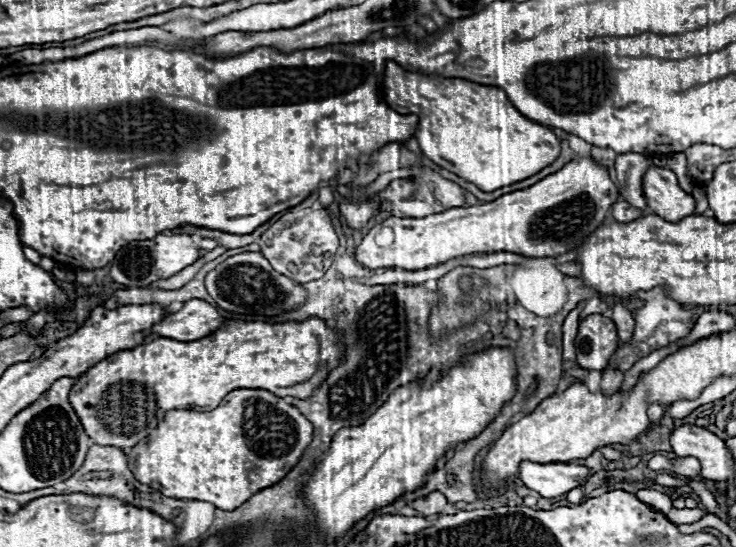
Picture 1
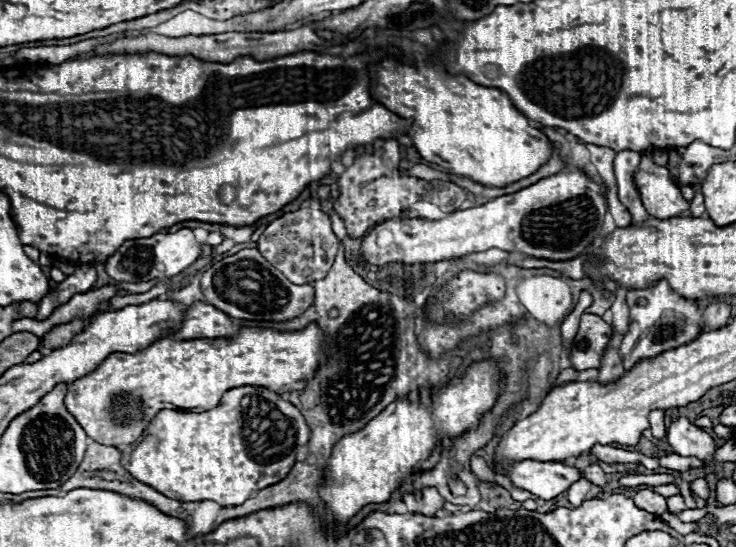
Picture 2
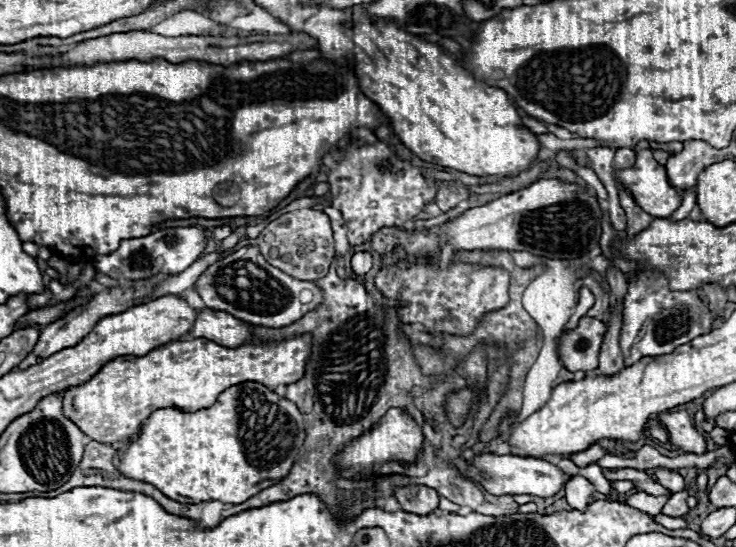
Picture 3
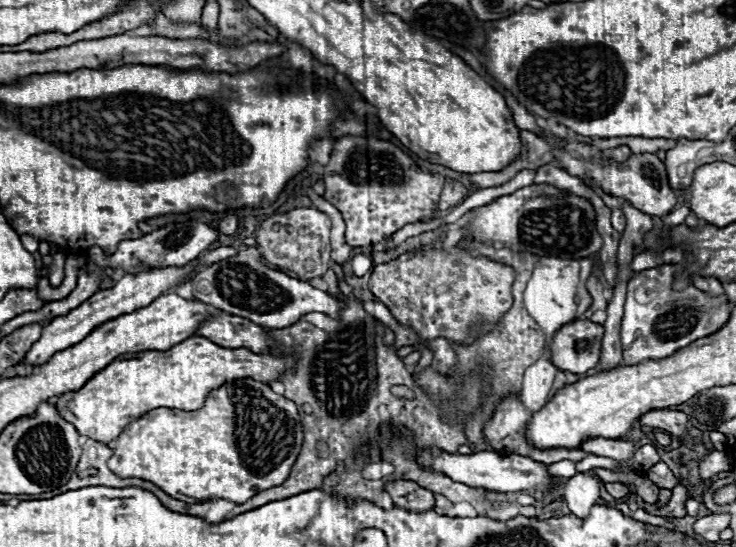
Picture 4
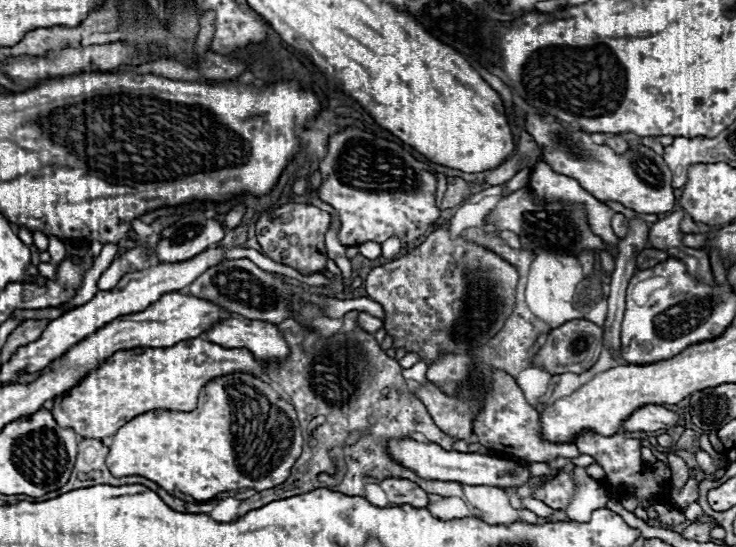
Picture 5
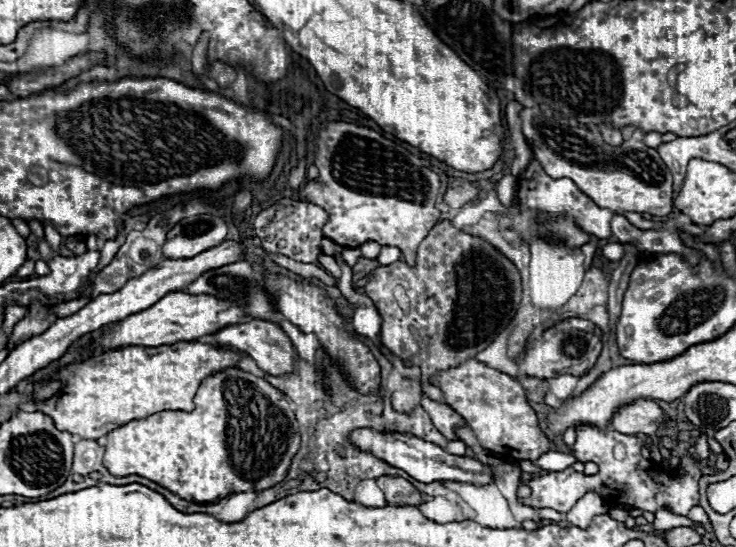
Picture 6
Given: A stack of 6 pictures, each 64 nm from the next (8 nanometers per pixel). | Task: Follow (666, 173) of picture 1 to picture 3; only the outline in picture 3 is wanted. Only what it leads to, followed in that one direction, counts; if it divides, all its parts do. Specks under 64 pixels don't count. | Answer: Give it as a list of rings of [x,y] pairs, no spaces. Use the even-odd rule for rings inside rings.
[[[640,150],[636,164],[620,170],[616,180],[620,180],[638,206],[654,218],[670,218],[682,204],[680,194],[666,176],[666,168],[654,160],[652,150]]]

